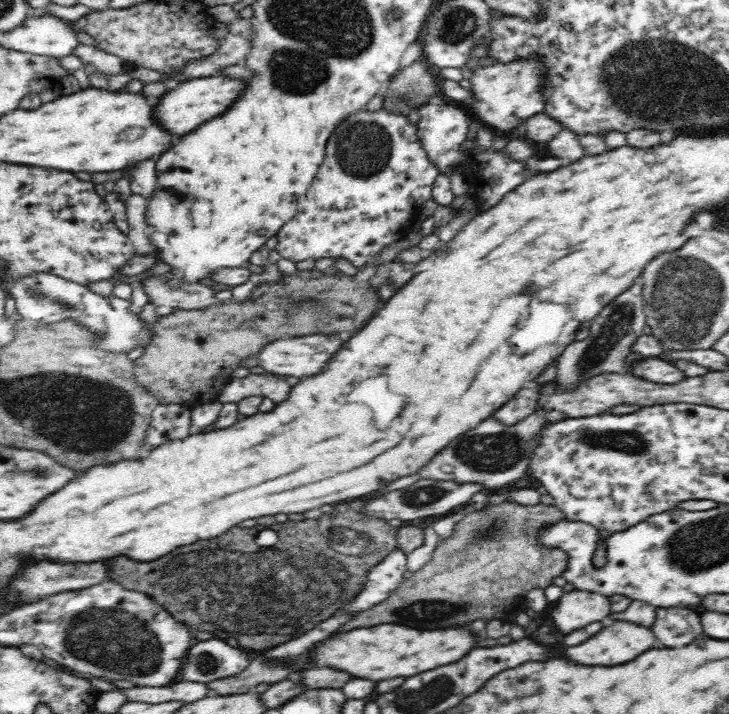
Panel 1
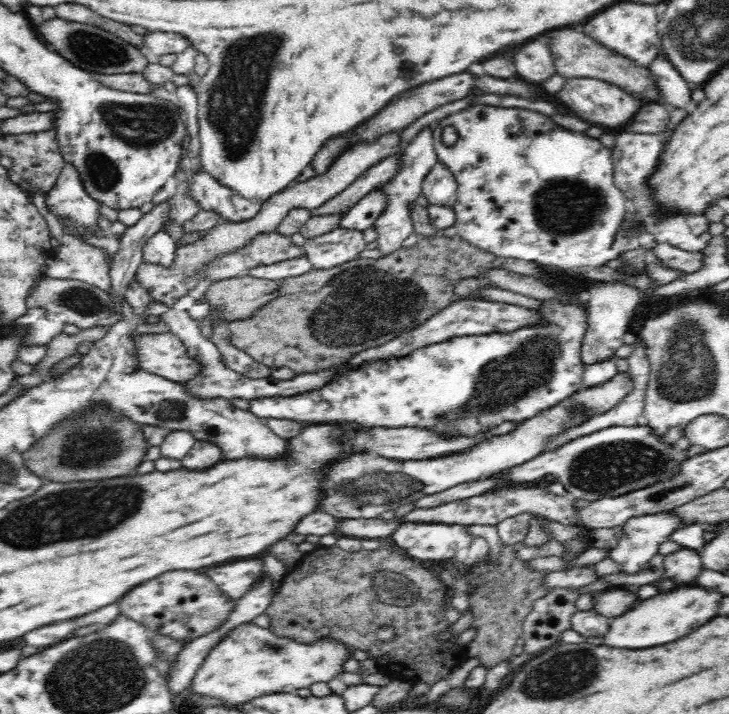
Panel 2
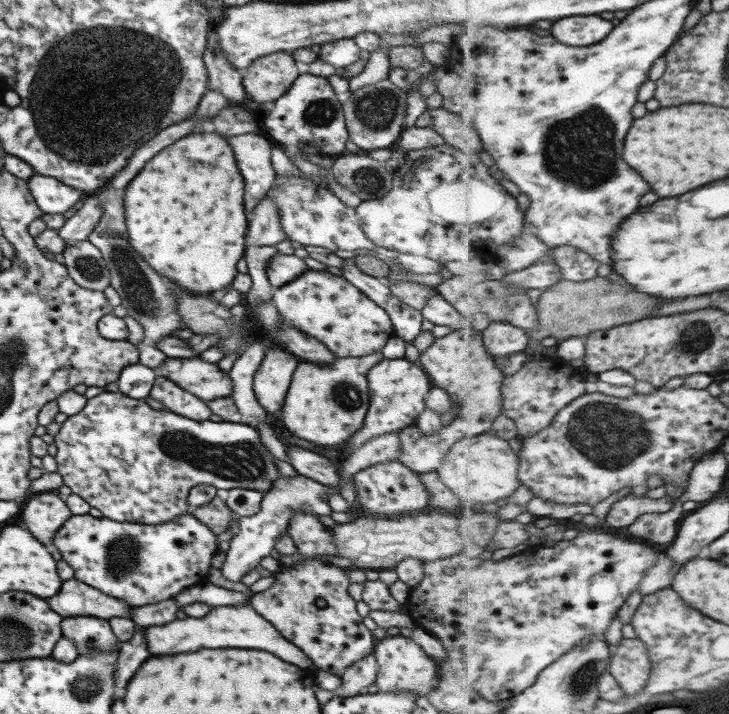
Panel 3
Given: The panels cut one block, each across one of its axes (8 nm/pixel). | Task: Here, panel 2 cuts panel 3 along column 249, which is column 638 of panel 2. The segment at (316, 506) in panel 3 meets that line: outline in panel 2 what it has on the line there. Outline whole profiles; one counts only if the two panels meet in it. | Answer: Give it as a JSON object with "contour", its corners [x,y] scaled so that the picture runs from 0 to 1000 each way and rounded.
{"contour":[[[912,716],[864,724],[855,737],[856,748],[834,780],[848,787],[856,804],[872,804],[903,773],[904,763],[916,759],[919,748],[940,734],[931,723]]]}

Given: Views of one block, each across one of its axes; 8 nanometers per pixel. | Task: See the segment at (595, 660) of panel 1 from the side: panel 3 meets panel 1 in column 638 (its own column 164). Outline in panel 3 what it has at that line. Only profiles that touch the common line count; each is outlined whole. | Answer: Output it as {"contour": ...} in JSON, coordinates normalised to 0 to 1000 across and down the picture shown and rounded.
{"contour":[[[326,846],[326,849],[307,849],[307,852],[291,852],[280,866],[255,866],[255,868],[239,868],[225,877],[209,877],[200,882],[203,908],[209,919],[230,919],[230,916],[250,916],[250,913],[269,913],[274,908],[351,908],[365,910],[379,919],[384,919],[390,927],[406,930],[409,936],[429,936],[429,927],[413,912],[390,896],[368,868],[362,868],[354,857],[346,854],[343,846]]]}

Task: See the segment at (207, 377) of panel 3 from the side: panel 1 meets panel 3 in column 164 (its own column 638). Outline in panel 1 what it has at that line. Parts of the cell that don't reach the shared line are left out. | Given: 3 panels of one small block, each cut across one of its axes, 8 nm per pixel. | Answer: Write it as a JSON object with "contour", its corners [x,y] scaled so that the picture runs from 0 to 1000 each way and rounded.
{"contour":[[[888,500],[886,504],[872,507],[863,524],[900,538],[920,539],[944,532],[930,513],[904,504],[903,500]]]}

